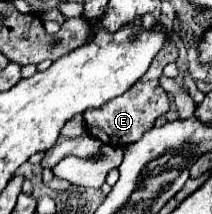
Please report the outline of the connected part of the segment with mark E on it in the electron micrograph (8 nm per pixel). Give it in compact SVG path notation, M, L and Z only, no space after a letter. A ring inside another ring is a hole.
M157 21L153 25L153 31L165 31L167 40L157 57L153 59L153 63L147 69L147 73L143 75L143 79L139 79L139 83L135 83L131 89L127 89L123 95L119 95L119 99L111 99L111 103L105 103L103 107L99 107L95 111L85 111L83 113L87 131L93 137L97 137L99 141L103 141L103 143L111 143L115 147L125 147L125 145L131 145L131 143L139 141L141 135L155 125L155 119L159 115L165 115L169 111L169 107L171 107L171 101L169 101L167 93L163 91L159 79L161 79L163 67L167 63L176 62L178 50L173 39L171 39L171 31L161 21Z

